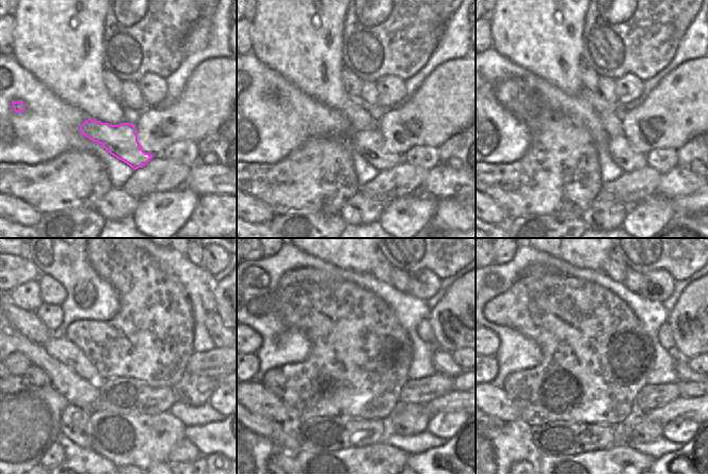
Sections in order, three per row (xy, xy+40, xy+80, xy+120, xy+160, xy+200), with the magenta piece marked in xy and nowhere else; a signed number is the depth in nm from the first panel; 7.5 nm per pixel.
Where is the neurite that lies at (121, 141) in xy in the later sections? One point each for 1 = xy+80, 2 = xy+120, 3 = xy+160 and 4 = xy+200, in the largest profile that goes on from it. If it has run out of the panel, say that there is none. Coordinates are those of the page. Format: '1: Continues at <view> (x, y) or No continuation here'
1: Continues at xy+80 (622, 153)
2: Continues at xy+120 (158, 405)
3: Continues at xy+160 (406, 419)
4: Continues at xy+200 (646, 431)

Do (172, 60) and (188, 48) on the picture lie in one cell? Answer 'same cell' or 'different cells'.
different cells

